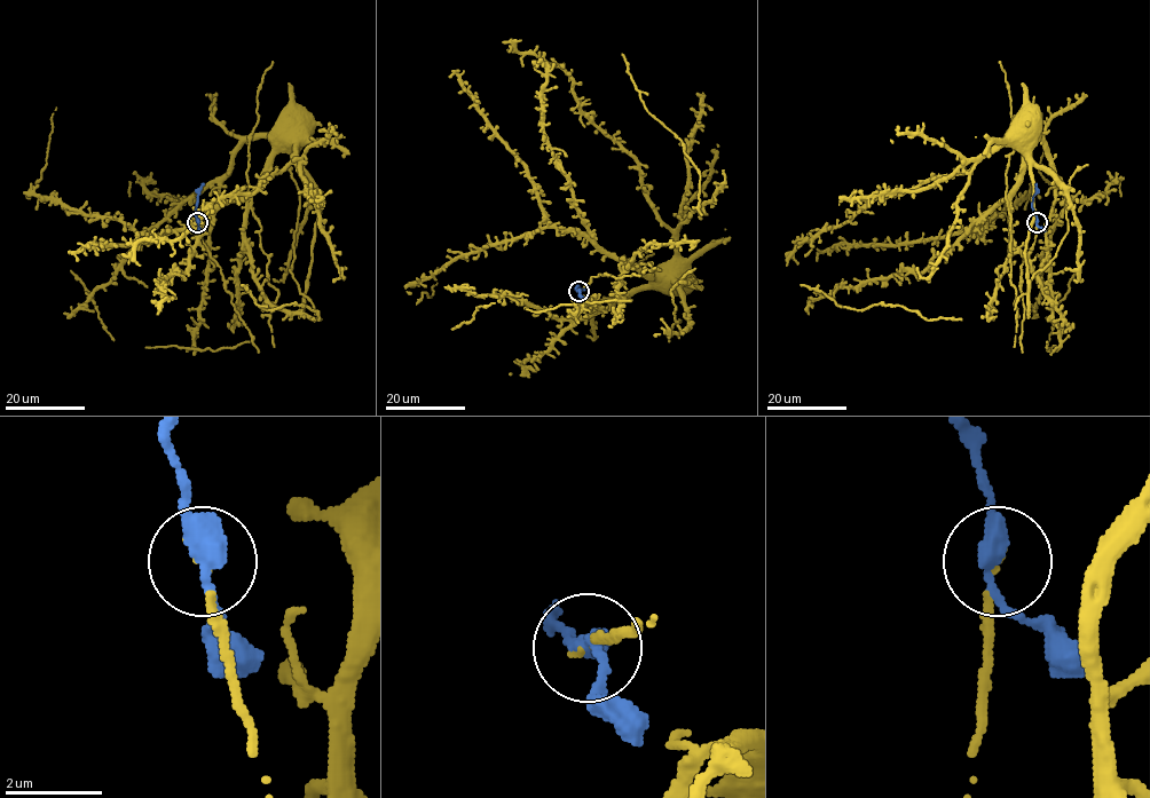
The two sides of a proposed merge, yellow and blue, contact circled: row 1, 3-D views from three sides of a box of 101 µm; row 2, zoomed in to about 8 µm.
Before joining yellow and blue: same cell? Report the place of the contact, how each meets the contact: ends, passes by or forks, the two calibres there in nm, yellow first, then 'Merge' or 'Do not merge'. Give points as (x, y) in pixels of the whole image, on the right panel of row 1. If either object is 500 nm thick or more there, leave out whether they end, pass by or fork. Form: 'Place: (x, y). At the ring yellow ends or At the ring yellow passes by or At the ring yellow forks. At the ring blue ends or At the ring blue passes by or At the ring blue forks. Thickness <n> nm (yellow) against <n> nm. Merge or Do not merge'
Place: (1037, 222). At the ring yellow ends. At the ring blue passes by. Thickness 50 nm (yellow) against 400 nm. Merge

